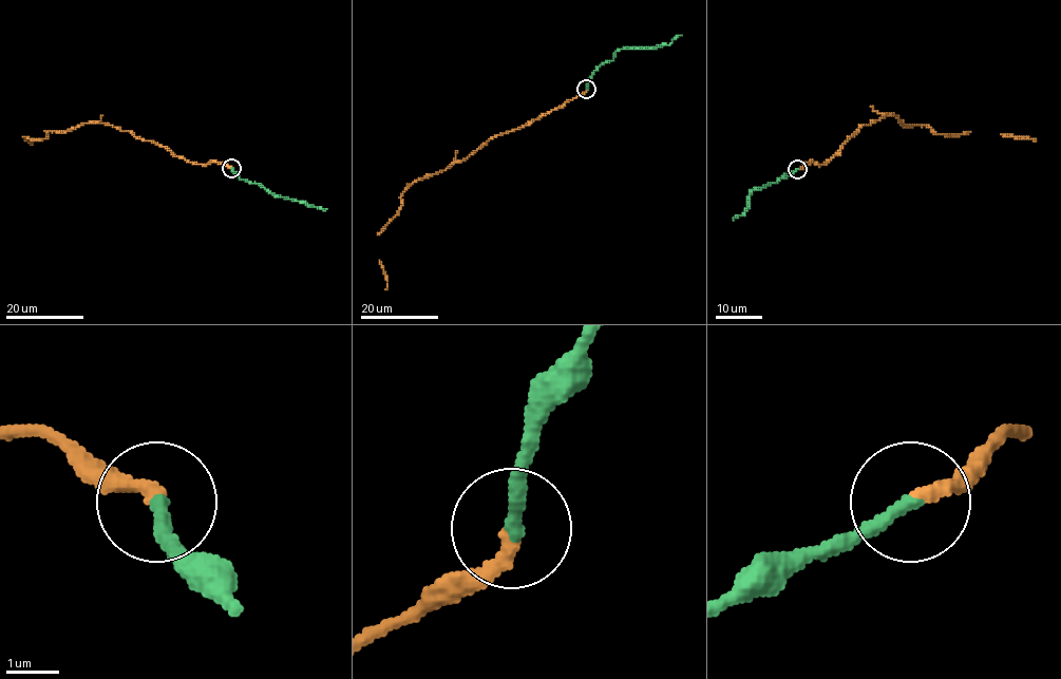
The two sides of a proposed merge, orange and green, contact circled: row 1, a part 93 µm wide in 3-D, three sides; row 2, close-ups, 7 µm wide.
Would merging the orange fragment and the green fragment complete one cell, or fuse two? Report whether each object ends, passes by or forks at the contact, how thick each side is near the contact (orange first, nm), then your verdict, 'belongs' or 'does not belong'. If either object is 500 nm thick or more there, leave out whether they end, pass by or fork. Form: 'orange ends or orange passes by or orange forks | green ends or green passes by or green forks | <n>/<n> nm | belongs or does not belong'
orange ends | green ends | 300/280 nm | belongs

